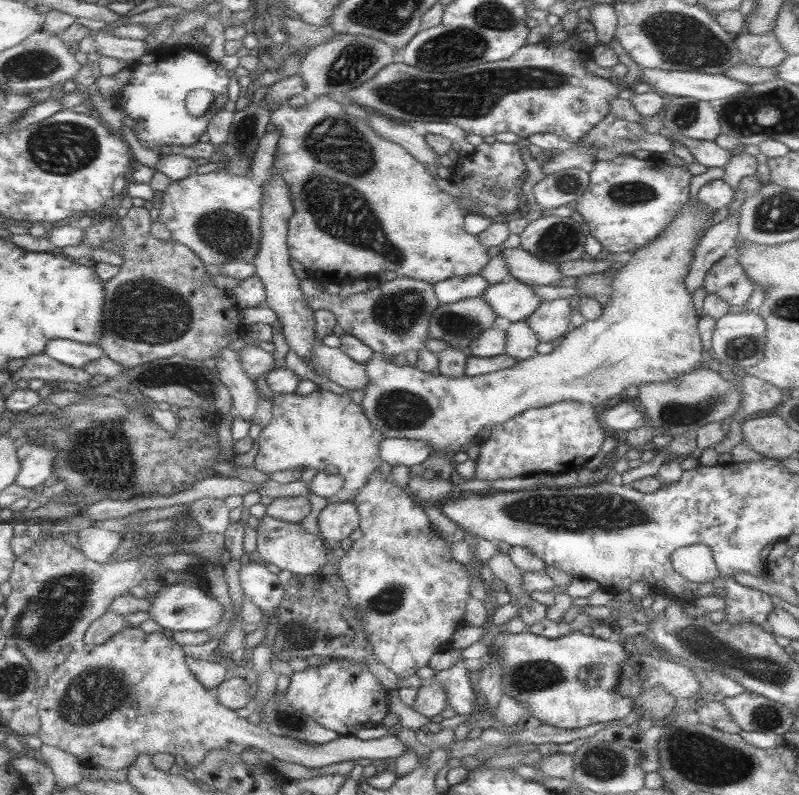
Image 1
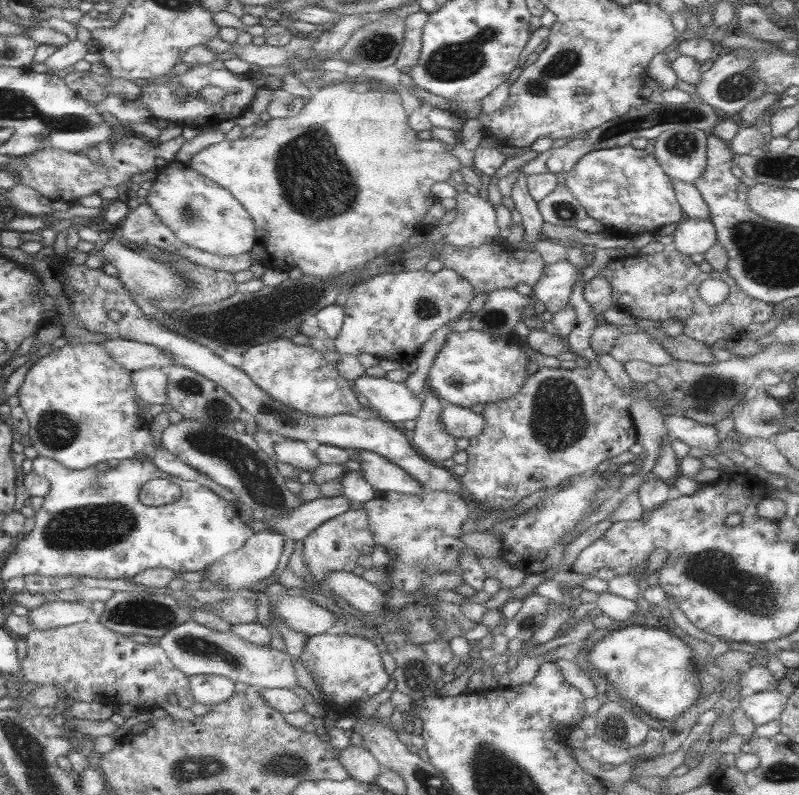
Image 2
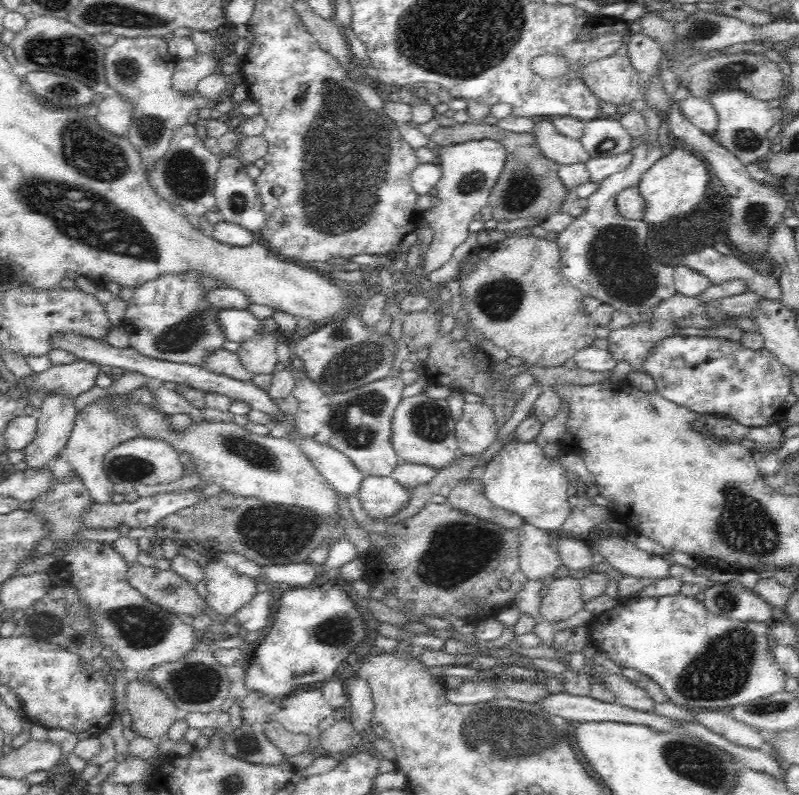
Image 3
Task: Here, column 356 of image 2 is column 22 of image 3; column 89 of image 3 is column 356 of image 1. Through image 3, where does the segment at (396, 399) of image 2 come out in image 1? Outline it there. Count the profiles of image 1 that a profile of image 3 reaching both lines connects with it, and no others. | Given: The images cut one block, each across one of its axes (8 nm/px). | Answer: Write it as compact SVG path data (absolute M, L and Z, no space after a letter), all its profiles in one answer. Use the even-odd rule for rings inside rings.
M323 344L317 346L313 350L313 362L315 362L315 368L321 372L321 376L345 388L347 392L353 392L353 390L363 392L367 388L367 374L363 364L351 360L339 348L327 348Z

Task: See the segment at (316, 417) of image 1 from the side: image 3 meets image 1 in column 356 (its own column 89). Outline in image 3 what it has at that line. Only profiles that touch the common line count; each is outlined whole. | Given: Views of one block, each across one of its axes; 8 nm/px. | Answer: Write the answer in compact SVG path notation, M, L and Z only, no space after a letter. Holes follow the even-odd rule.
M106 396L106 398L98 398L96 402L88 404L76 416L72 434L70 434L68 444L64 448L64 460L70 462L70 466L80 476L80 480L84 482L84 486L90 492L90 498L96 504L112 504L112 498L114 498L114 484L110 482L110 478L108 478L108 474L104 470L104 456L106 456L106 452L112 450L112 448L118 448L120 444L126 444L128 440L140 438L140 432L138 432L134 416L122 418L116 412L116 408L112 406L114 398L116 396Z

